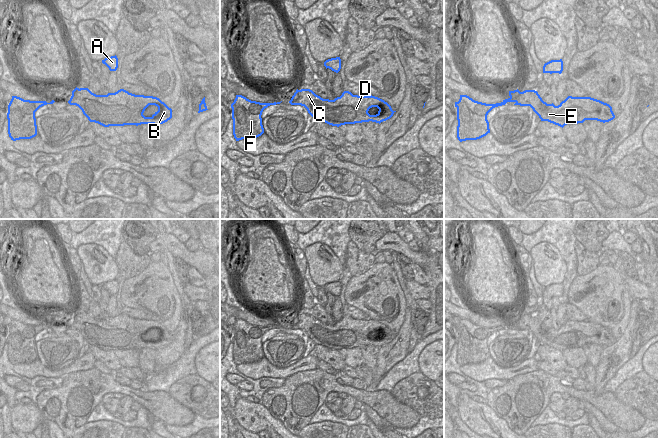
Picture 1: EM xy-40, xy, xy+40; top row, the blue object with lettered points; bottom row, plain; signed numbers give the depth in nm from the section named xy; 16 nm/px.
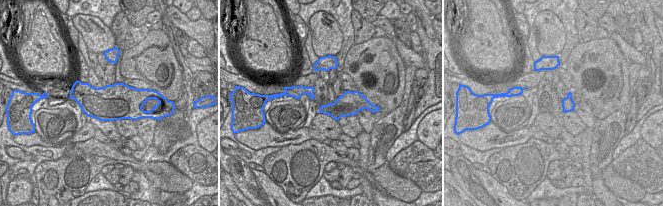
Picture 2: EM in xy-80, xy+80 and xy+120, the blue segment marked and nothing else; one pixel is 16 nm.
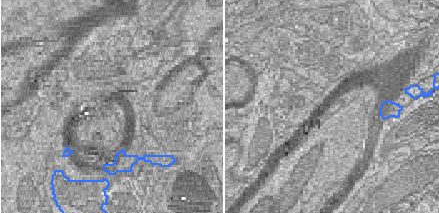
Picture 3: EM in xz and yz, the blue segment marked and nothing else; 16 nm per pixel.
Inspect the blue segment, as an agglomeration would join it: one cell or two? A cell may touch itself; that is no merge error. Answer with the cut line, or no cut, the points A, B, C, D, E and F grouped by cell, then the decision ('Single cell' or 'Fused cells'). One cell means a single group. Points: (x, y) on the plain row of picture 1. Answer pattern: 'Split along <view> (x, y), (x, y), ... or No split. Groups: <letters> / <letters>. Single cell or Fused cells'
Split along xy+40 (524, 315), (518, 320), (519, 325), (516, 327). Groups: A F / B C D E. Fused cells

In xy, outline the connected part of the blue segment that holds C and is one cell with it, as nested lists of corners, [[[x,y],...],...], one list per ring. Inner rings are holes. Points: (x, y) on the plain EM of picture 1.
[[[310,313],[296,314],[299,319],[293,319],[295,327],[291,329],[304,330],[308,337],[316,344],[332,350],[355,348],[362,346],[381,347],[390,343],[396,335],[384,324],[375,320],[358,320],[349,315],[344,315],[340,321],[334,324],[323,323]],[[377,331],[376,339],[370,339],[369,333]]]

